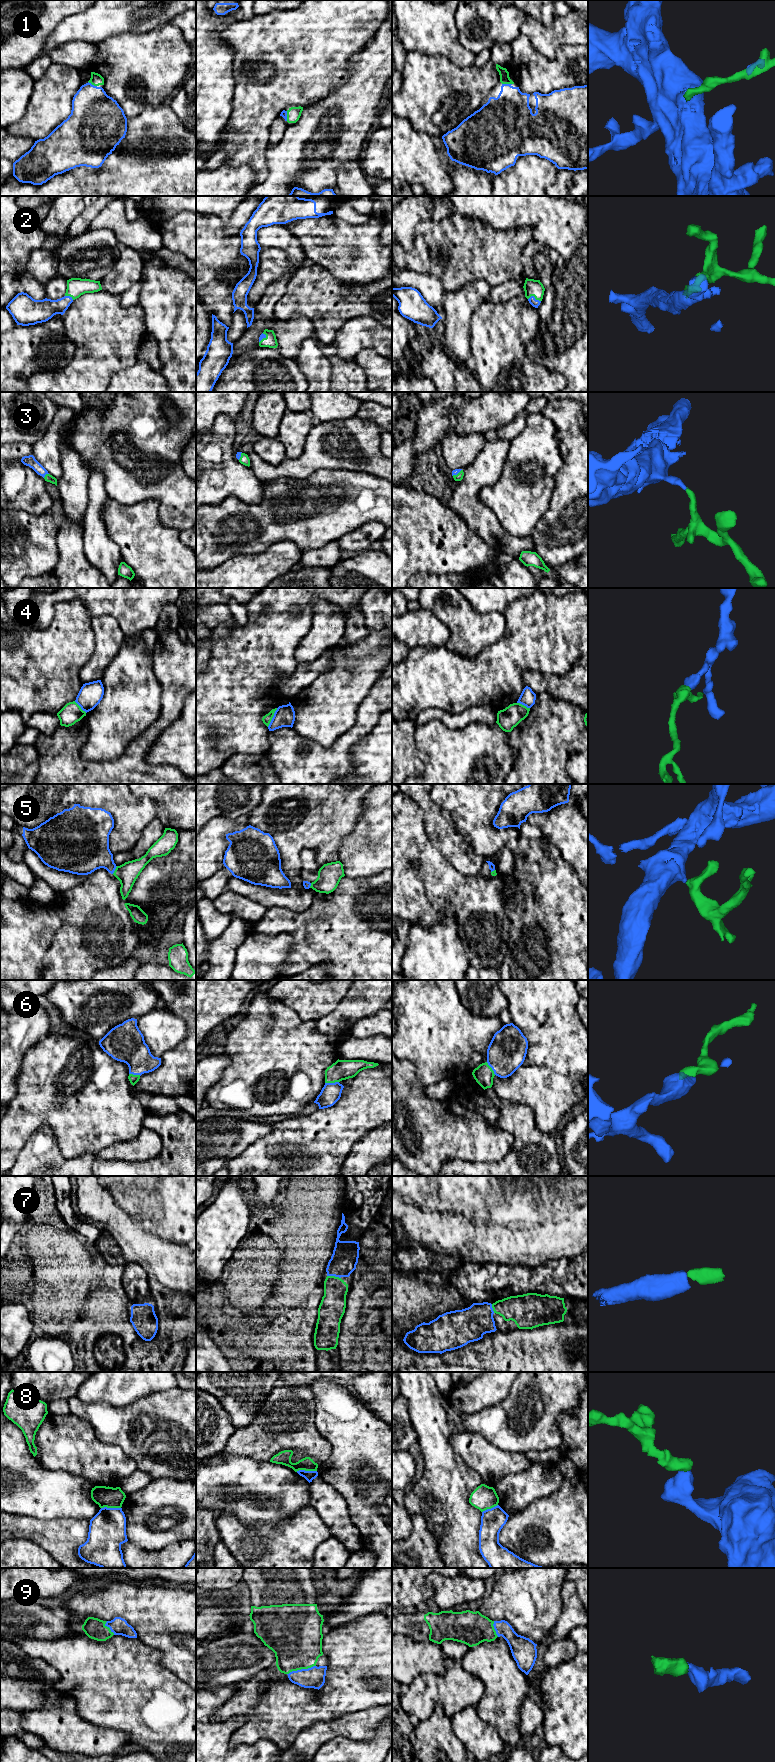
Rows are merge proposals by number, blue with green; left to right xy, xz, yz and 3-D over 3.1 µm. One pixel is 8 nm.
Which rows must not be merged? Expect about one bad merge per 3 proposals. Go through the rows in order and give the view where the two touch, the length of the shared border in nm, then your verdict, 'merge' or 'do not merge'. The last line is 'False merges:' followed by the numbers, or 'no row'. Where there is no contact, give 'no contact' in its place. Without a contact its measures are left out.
1: meets blue in yz; contact 80 nm long; merge
2: meets blue in yz; contact 110 nm long; merge
3: meets blue in xy; contact 60 nm long; merge
4: meets blue in xz; contact 170 nm long; do not merge
5: meets blue in xy; contact 80 nm long; merge
6: meets blue in xz; contact 110 nm long; merge
7: meets blue in xz; contact 110 nm long; merge
8: meets blue in xz; contact 170 nm long; do not merge
9: meets blue in xz; contact 240 nm long; merge
False merges: 4, 8

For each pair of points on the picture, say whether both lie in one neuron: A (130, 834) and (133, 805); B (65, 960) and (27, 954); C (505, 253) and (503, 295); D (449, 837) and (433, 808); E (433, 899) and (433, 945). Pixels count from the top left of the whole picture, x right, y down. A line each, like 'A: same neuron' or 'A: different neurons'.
A: same neuron
B: different neurons
C: different neurons
D: same neuron
E: different neurons

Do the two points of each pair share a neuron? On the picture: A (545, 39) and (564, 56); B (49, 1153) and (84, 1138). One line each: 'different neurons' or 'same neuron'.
A: different neurons
B: different neurons

